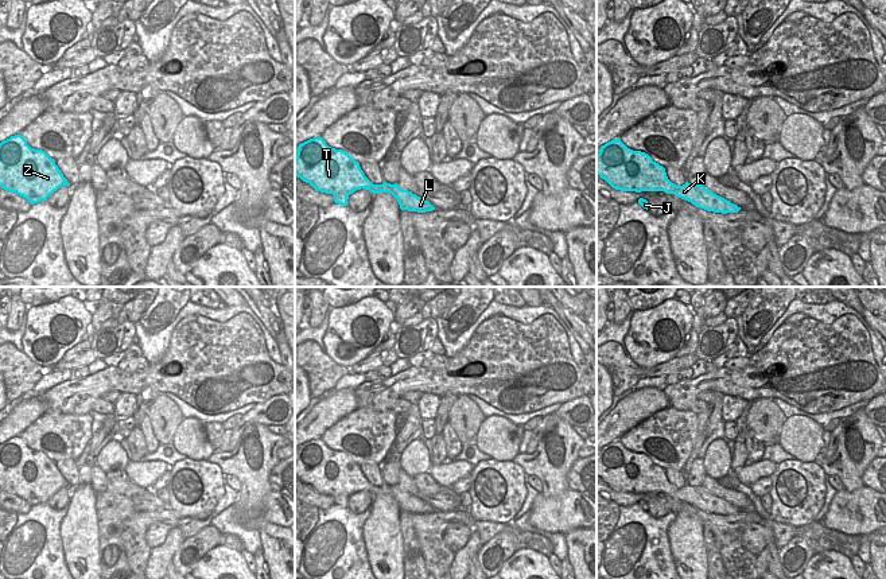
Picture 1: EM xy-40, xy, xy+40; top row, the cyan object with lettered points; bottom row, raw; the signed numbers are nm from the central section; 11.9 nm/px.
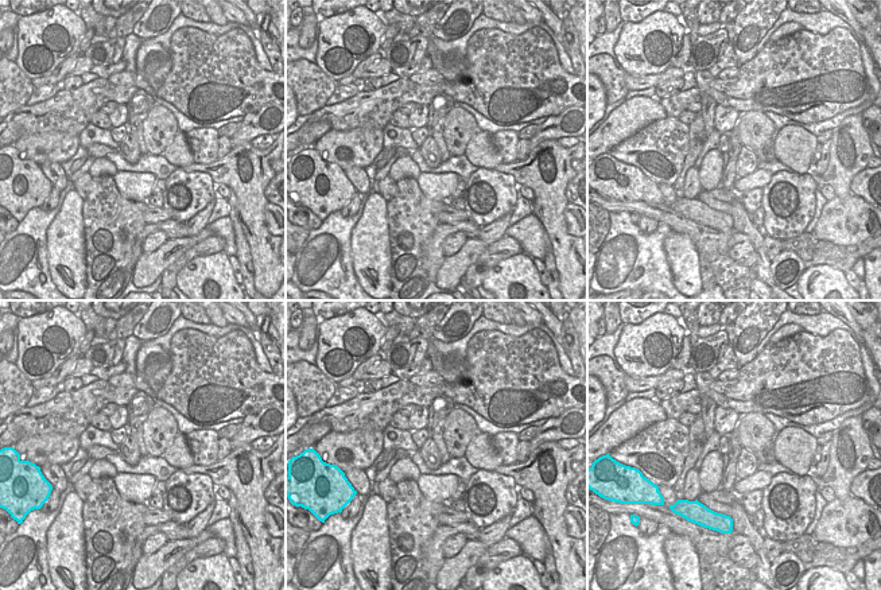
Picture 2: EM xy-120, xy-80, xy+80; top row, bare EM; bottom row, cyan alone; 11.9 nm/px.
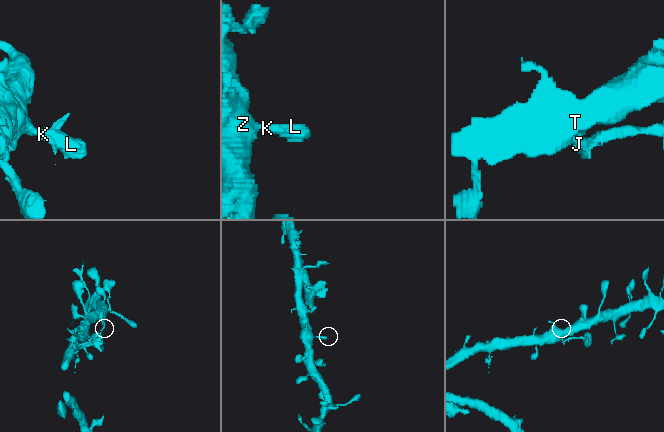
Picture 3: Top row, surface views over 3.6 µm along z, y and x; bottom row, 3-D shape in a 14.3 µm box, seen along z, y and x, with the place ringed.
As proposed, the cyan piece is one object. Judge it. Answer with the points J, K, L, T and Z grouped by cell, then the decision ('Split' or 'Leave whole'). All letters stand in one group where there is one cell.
Groups: J K L T Z. Leave whole.

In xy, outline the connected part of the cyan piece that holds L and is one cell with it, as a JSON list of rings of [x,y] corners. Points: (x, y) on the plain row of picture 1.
[[[319,438],[298,448],[295,477],[315,491],[334,497],[334,504],[347,508],[349,497],[365,490],[370,494],[392,496],[401,512],[425,514],[435,509],[425,501],[403,491],[397,485],[373,486],[364,475],[360,465],[347,454],[331,450]]]

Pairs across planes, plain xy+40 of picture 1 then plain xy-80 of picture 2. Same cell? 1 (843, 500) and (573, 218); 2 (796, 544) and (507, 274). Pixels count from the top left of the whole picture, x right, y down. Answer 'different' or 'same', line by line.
1: same
2: different

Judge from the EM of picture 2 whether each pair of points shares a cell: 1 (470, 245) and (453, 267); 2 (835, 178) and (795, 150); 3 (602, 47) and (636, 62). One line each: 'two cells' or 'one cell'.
1: one cell
2: two cells
3: two cells

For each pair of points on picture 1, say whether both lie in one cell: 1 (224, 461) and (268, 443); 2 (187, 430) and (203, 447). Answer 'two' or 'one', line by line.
1: one
2: one

